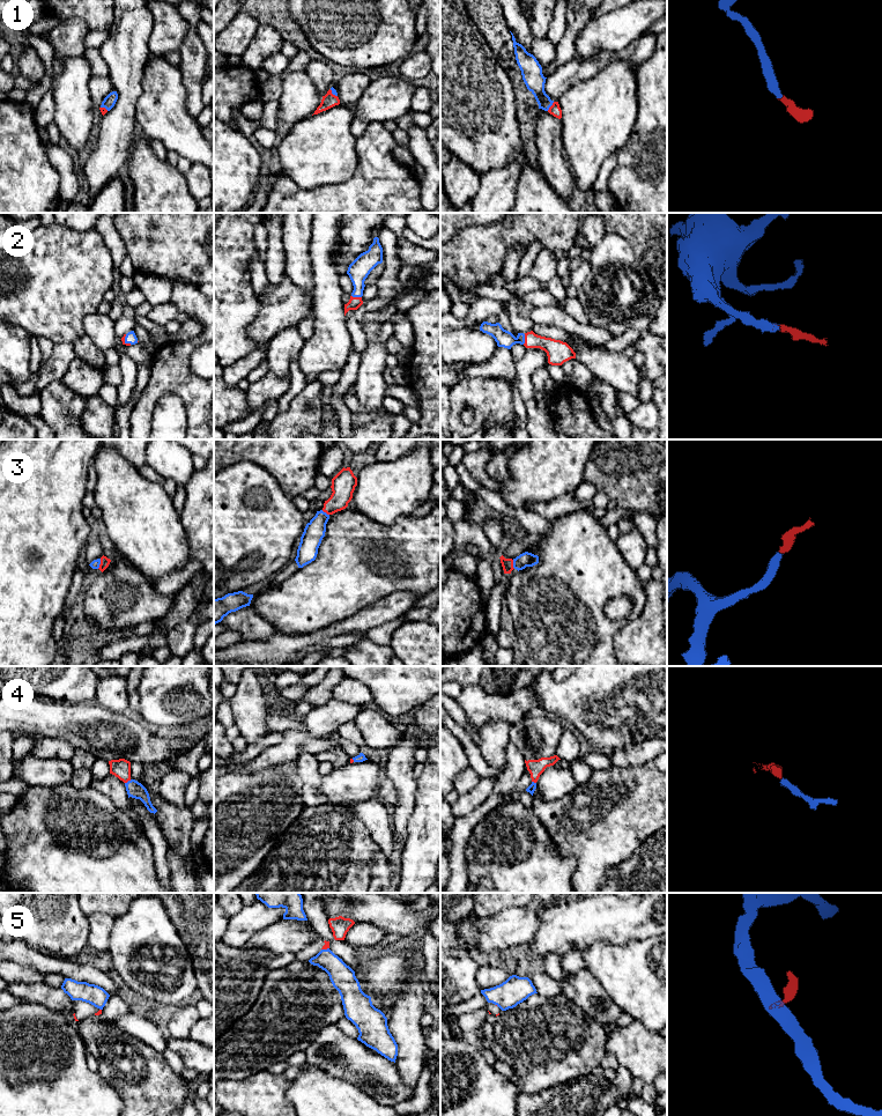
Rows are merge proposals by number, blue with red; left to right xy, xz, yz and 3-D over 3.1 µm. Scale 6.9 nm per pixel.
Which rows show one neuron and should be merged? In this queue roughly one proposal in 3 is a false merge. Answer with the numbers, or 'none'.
1, 2, 3, 4

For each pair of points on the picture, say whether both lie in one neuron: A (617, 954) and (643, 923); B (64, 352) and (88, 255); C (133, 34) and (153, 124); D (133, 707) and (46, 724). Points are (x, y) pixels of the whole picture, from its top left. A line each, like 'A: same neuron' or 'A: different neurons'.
A: different neurons
B: different neurons
C: different neurons
D: different neurons

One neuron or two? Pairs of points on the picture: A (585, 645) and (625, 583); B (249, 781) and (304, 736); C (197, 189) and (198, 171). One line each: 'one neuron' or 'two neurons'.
A: one neuron
B: two neurons
C: one neuron

